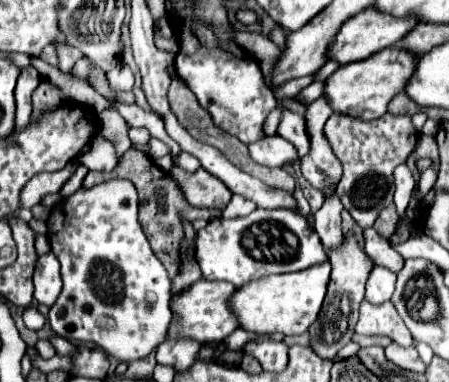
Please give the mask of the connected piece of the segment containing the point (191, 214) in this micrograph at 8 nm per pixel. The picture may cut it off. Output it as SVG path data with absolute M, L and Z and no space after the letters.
M128 150L122 158L122 162L108 174L104 176L106 180L108 178L126 178L130 180L136 190L138 190L138 198L140 198L140 224L144 228L144 234L154 250L154 254L158 256L158 260L164 264L164 268L168 270L170 278L174 278L174 274L178 272L180 268L180 242L184 238L184 226L182 226L182 216L188 220L188 222L194 222L196 218L216 218L220 216L220 210L196 210L192 206L186 204L184 196L178 192L174 180L170 180L170 174L162 172L148 156L142 156L142 152L134 152L134 150Z

